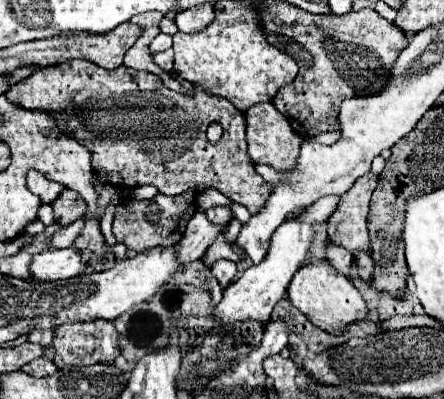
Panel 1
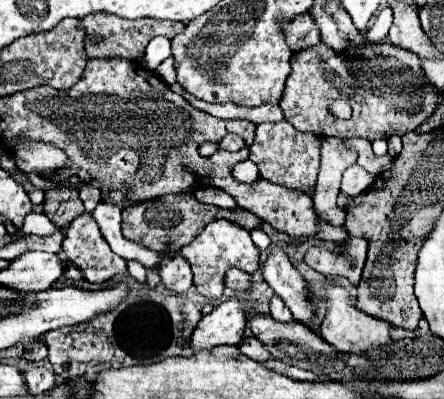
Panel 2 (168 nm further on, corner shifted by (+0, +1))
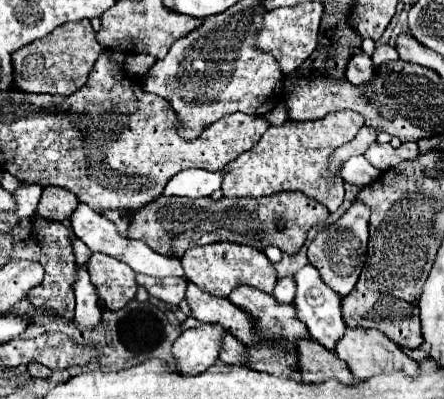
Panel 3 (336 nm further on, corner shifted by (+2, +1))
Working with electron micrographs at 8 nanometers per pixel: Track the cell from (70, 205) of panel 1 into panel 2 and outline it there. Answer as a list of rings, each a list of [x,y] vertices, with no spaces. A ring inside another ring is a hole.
[[[73,187],[45,189],[43,213],[51,221],[55,221],[55,225],[67,229],[69,223],[83,213],[83,201],[79,199],[79,191]]]

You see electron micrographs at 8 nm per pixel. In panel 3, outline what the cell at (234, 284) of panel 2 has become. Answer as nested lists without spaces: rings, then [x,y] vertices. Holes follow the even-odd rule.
[[[239,285],[237,289],[233,289],[229,295],[229,301],[245,309],[253,319],[257,319],[257,343],[253,347],[247,347],[249,367],[277,375],[277,377],[293,377],[301,381],[301,377],[297,375],[297,369],[299,369],[297,367],[297,339],[309,337],[309,333],[305,325],[301,325],[299,319],[295,317],[295,307],[291,303],[281,305],[273,299],[273,295],[257,291],[249,285]]]

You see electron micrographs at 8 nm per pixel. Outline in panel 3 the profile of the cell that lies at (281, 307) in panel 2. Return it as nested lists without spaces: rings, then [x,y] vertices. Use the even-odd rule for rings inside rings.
[[[287,275],[285,279],[277,281],[277,285],[273,289],[273,297],[281,305],[287,305],[287,303],[293,301],[293,297],[295,297],[295,285],[293,285],[293,277],[291,275]]]

